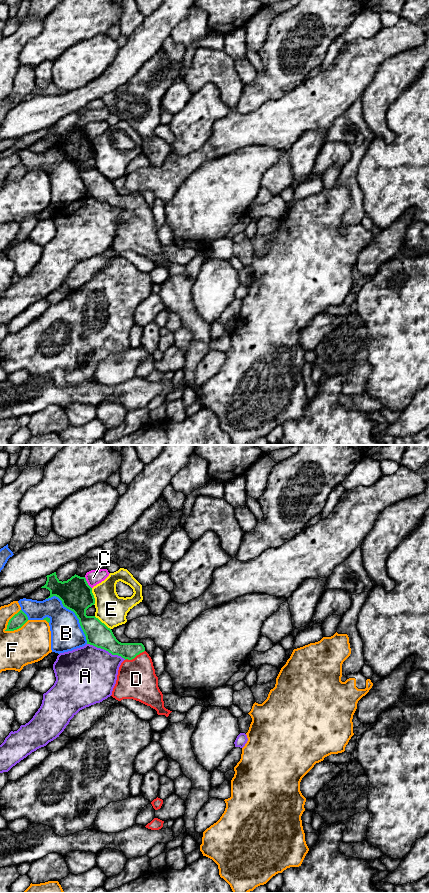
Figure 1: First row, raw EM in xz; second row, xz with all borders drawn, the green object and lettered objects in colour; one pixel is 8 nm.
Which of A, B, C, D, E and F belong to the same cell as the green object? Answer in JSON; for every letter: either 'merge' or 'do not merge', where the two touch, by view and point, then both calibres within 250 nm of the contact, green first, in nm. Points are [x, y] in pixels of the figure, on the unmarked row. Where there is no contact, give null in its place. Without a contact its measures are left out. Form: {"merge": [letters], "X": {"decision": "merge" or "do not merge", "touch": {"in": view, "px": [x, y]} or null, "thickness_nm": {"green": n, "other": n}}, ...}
{"merge": ["D"], "A": {"decision": "do not merge", "touch": {"in": "xz", "px": [106, 202]}, "thickness_nm": {"green": 190, "other": 460}}, "B": {"decision": "do not merge", "touch": {"in": "xz", "px": [74, 164]}, "thickness_nm": {"green": 260, "other": 260}}, "C": {"decision": "do not merge", "touch": {"in": "xz", "px": [87, 135]}, "thickness_nm": {"green": 260, "other": 120}}, "D": {"decision": "merge", "touch": {"in": "xz", "px": [134, 209]}, "thickness_nm": {"green": 140, "other": 320}}, "E": {"decision": "do not merge", "touch": {"in": "xz", "px": [93, 148]}, "thickness_nm": {"green": 260, "other": 240}}, "F": {"decision": "do not merge", "touch": {"in": "xz", "px": [9, 172]}, "thickness_nm": {"green": 110, "other": 300}}}

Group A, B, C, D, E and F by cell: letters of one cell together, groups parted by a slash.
A / B / C / D / E / F

